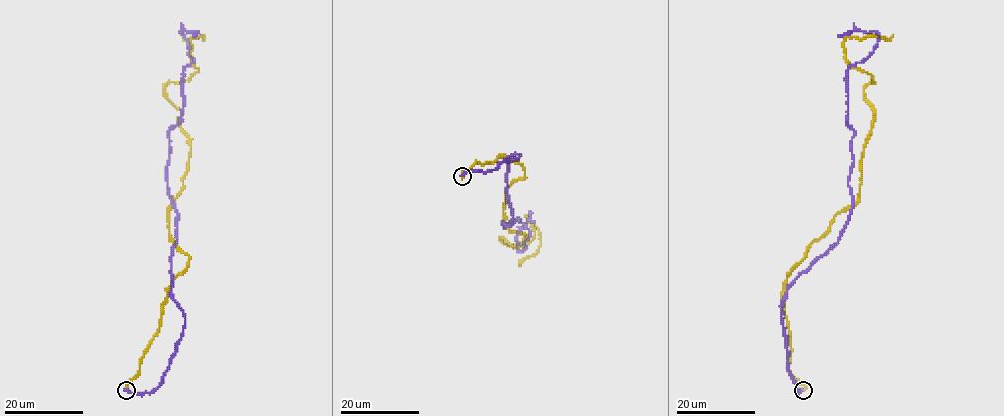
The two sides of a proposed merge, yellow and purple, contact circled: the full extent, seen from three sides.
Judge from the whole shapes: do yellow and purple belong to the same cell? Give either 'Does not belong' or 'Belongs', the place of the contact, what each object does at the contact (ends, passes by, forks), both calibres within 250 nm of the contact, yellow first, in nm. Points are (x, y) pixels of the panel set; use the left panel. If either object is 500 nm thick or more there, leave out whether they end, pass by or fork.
Does not belong. Place: (126, 390). At the ring yellow ends. At the ring purple ends. Thickness 320 nm (yellow) against 260 nm

